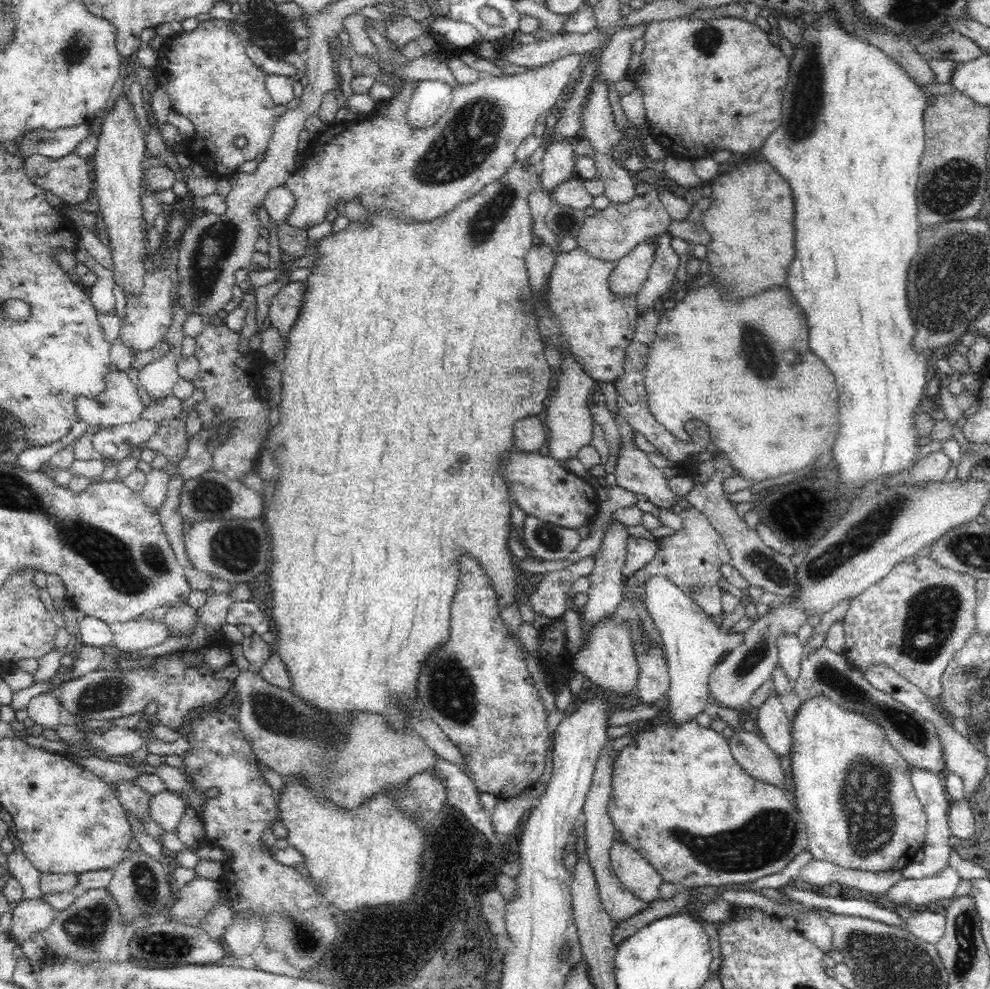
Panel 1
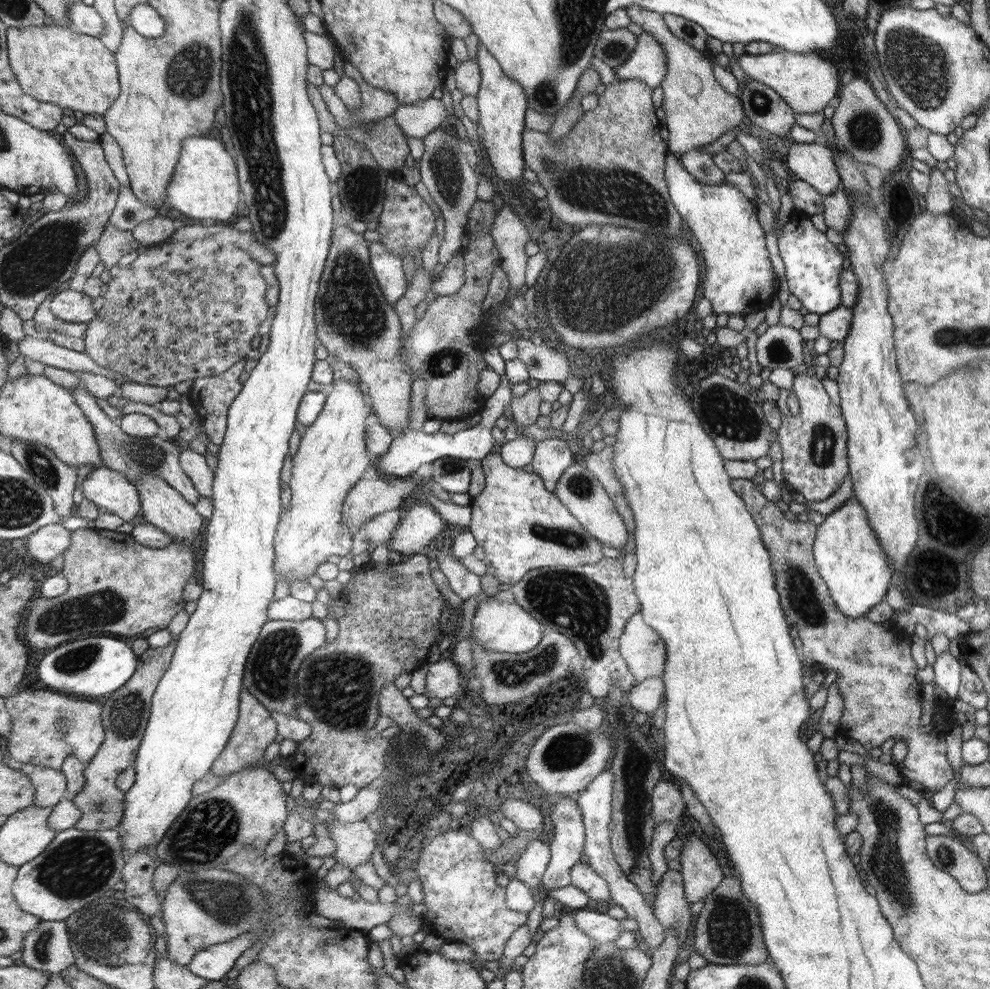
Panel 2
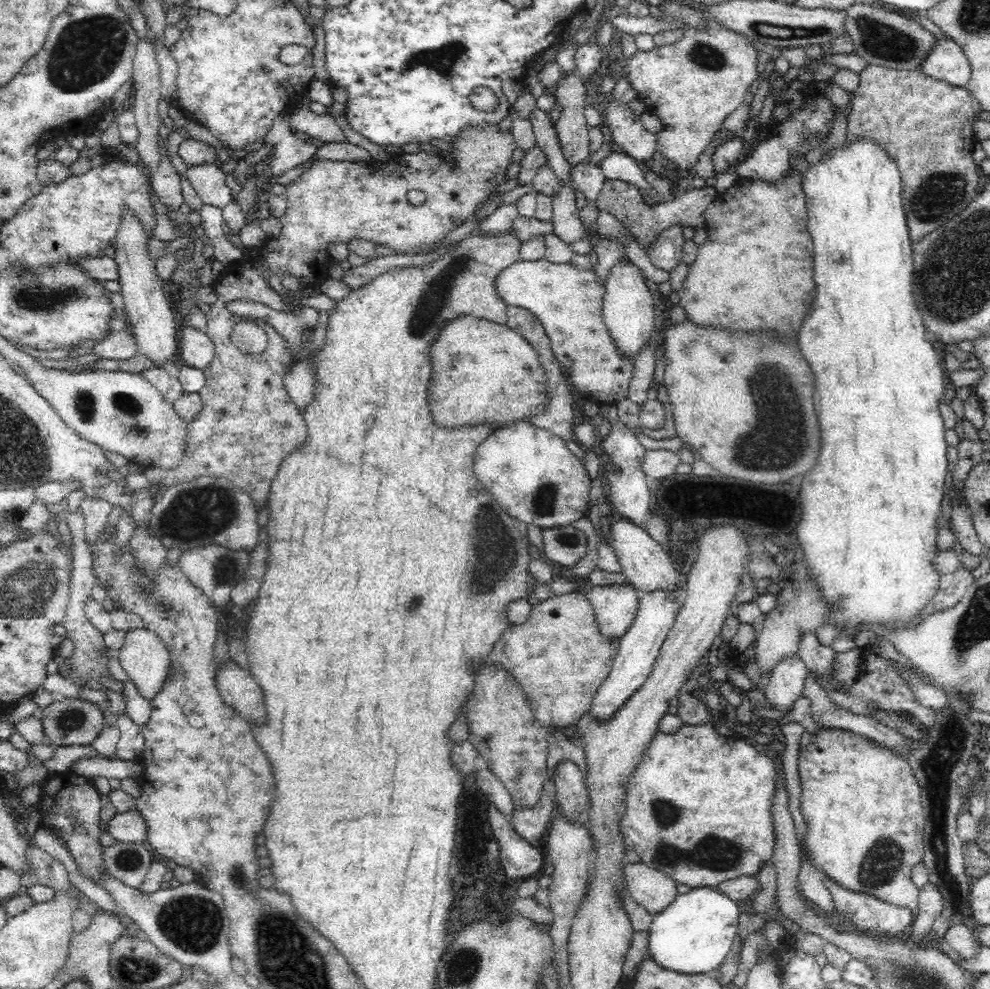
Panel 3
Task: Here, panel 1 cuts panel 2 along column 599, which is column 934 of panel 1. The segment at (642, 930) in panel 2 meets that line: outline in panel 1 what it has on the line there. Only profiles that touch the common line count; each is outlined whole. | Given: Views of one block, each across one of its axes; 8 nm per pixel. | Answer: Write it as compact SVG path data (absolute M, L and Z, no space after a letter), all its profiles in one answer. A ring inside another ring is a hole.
M914 766L912 768L912 784L927 816L926 834L921 846L924 851L924 859L922 862L909 862L902 868L901 873L904 879L922 879L937 875L949 866L948 858L950 858L951 849L949 838L952 834L947 823L947 814L951 801L942 787L940 775L938 774L932 774L927 770L920 770Z

